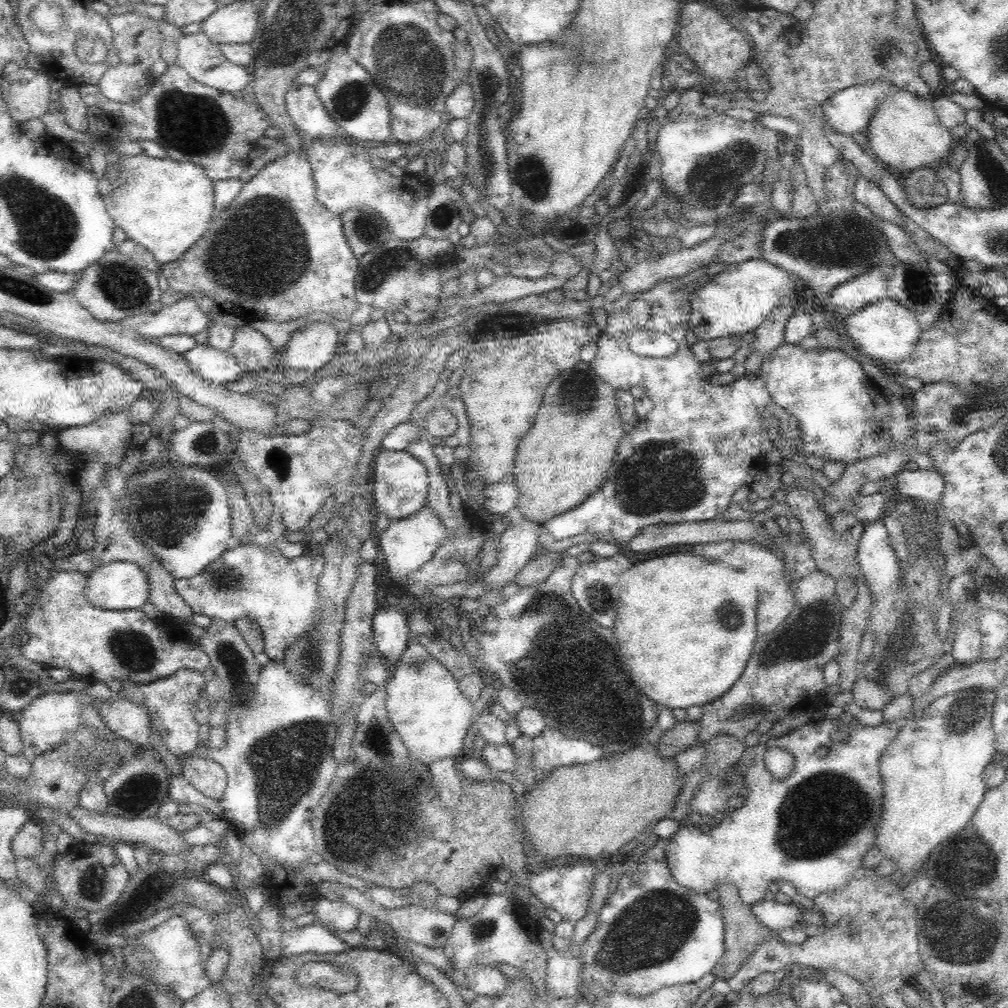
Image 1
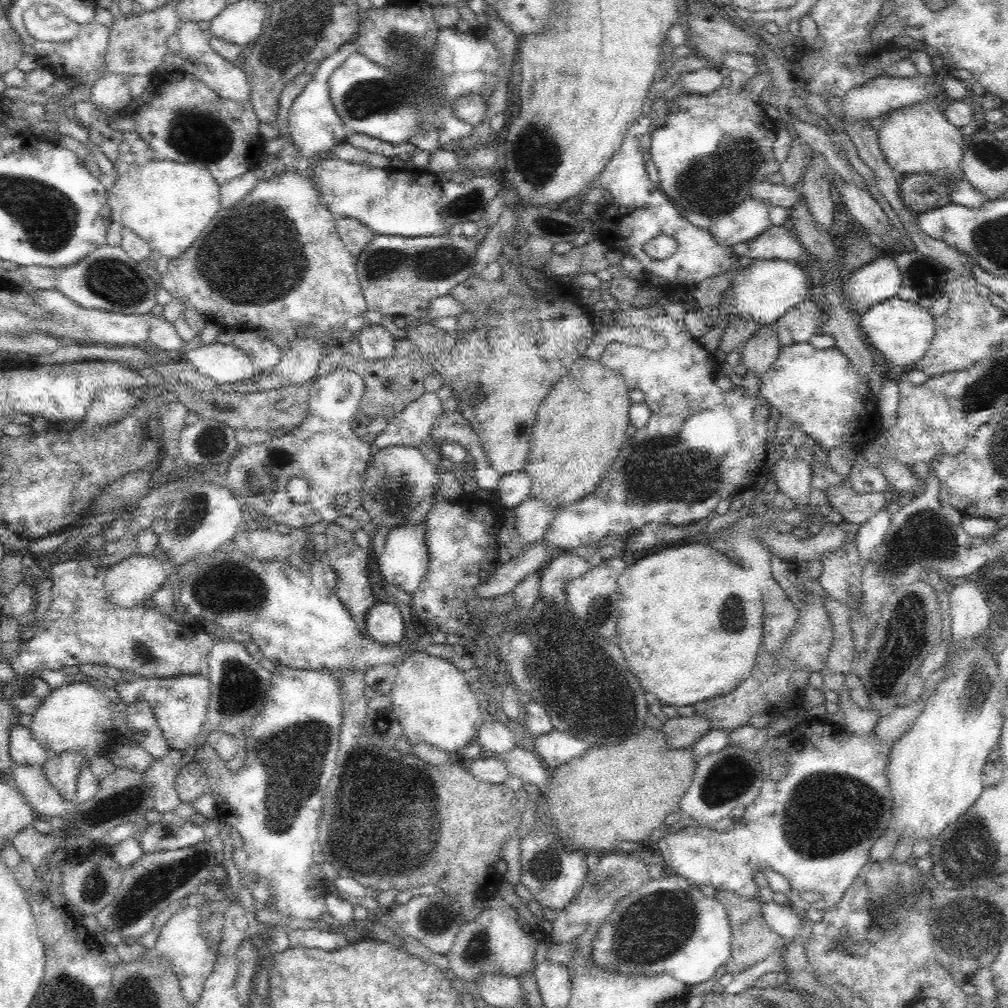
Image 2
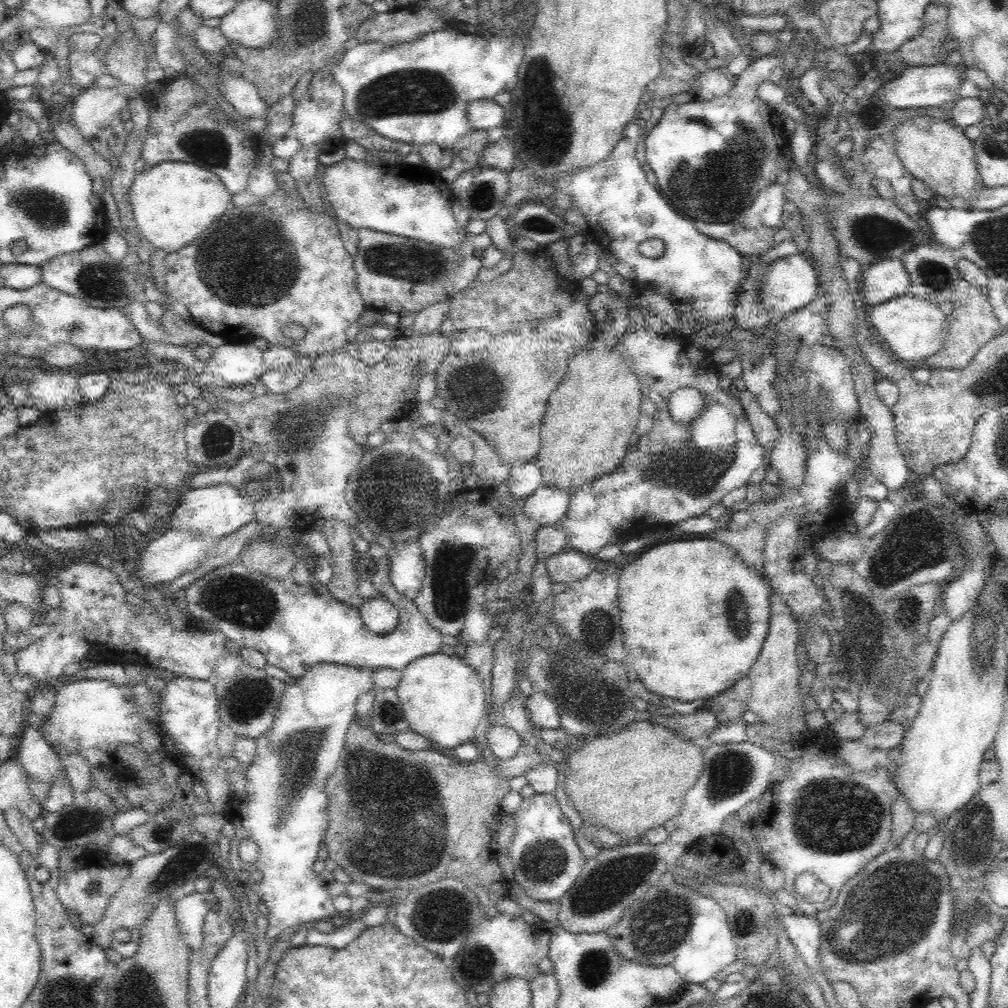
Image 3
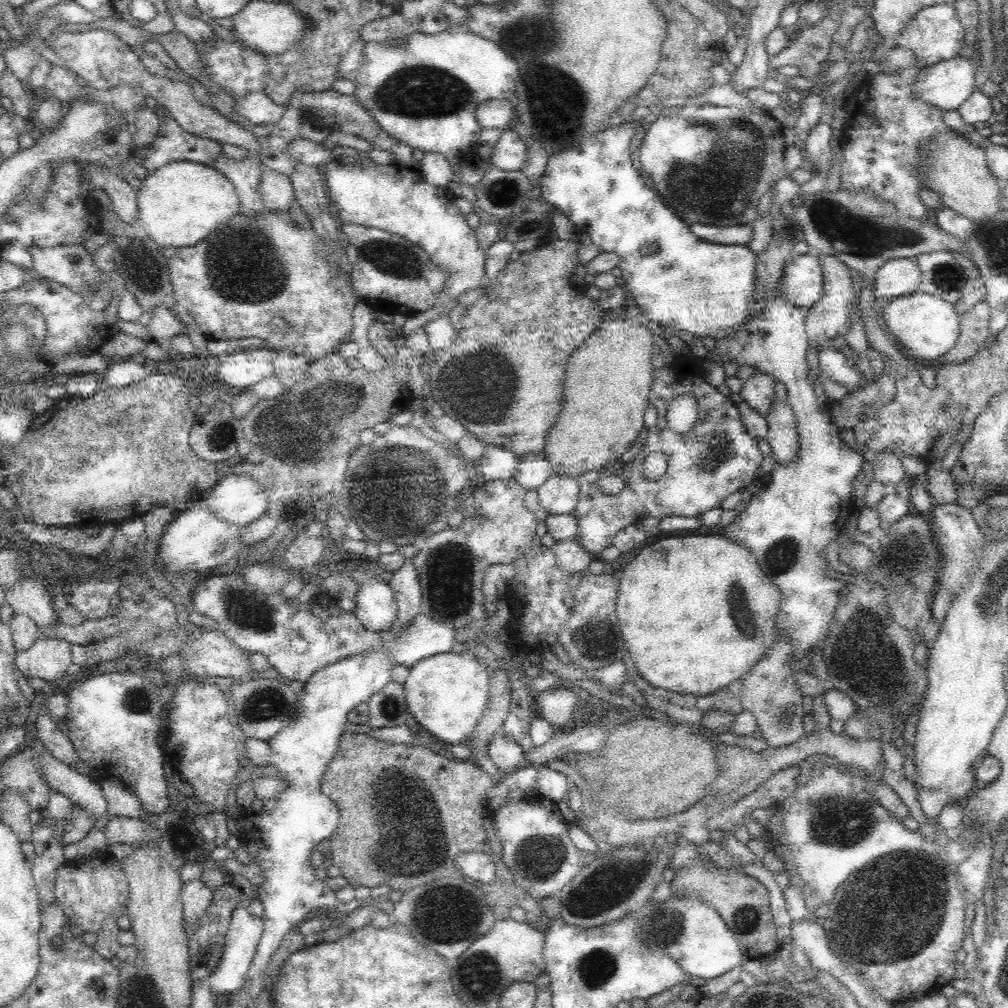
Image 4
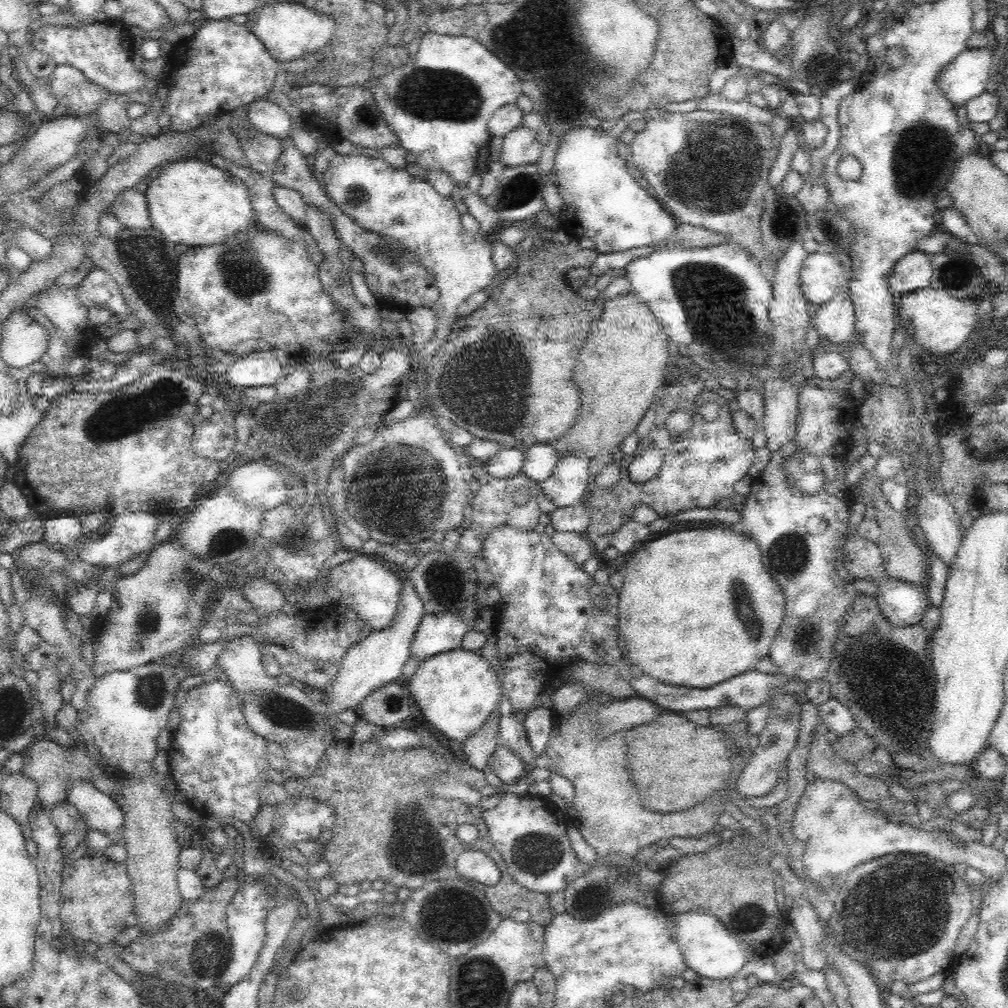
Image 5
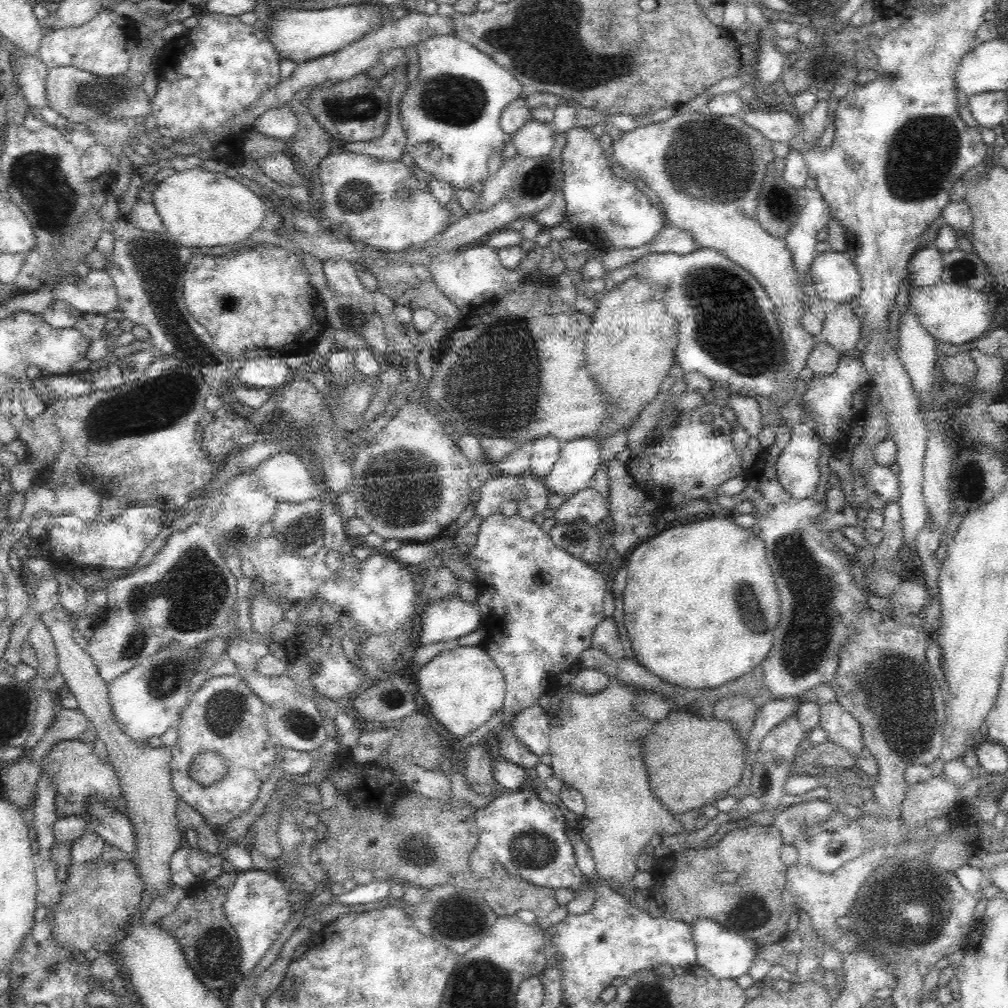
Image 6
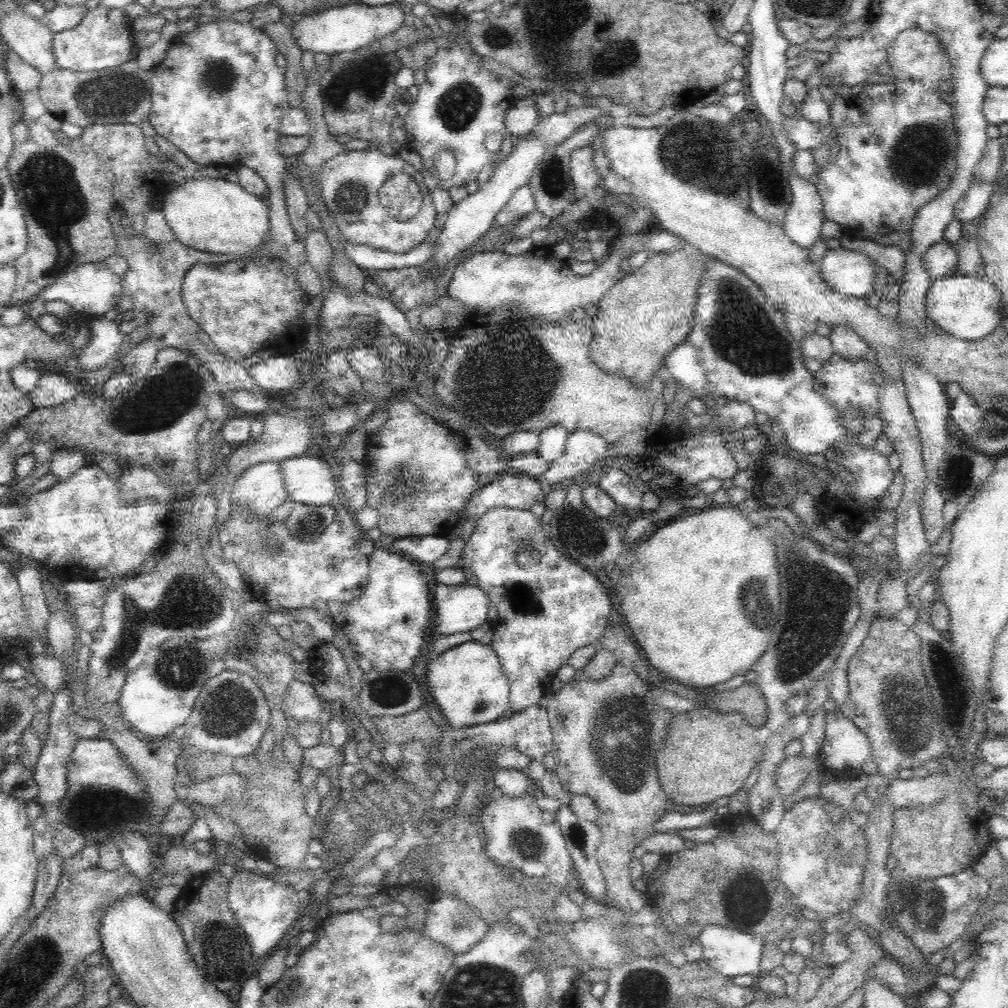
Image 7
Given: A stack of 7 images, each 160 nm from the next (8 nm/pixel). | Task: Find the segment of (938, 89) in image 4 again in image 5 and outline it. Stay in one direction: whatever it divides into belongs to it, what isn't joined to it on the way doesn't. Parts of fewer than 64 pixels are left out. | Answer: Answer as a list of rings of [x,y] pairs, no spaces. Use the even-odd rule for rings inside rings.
[[[990,46],[964,50],[940,72],[936,85],[941,94],[956,108],[977,98],[986,91],[988,79],[993,78],[998,56]]]

